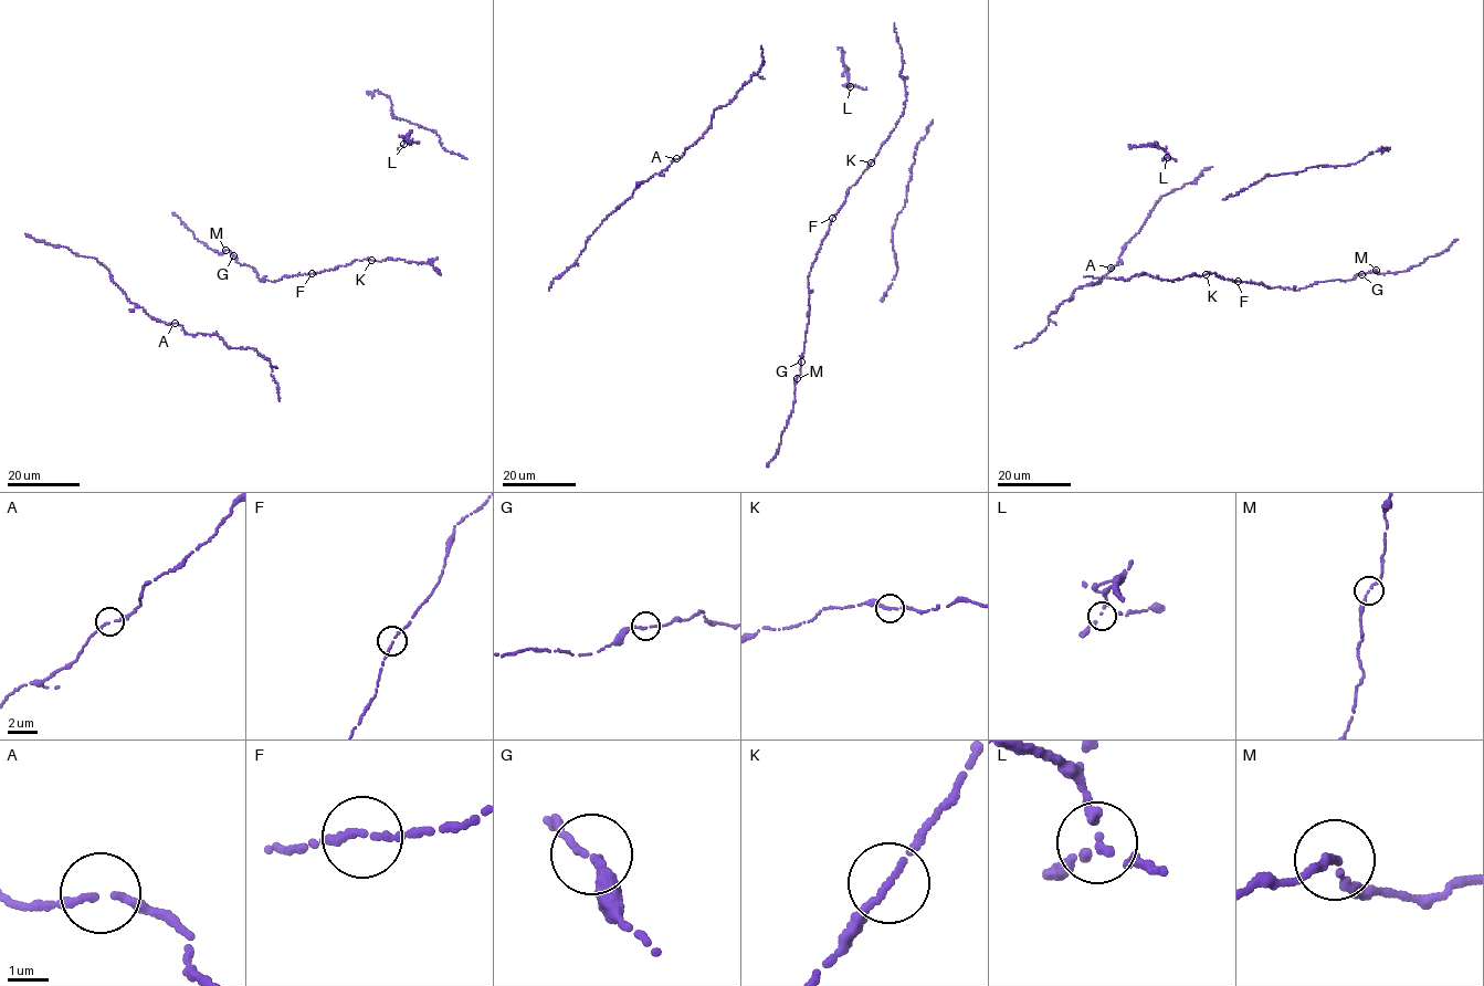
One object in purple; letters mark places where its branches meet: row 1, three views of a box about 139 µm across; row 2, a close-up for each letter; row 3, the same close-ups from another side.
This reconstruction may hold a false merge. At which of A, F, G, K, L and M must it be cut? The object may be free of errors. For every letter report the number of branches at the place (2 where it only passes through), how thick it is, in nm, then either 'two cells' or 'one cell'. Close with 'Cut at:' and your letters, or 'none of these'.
A: branches 2; calibre 180 nm; one cell
F: branches 2; calibre 180 nm; one cell
G: branches 2; calibre 170 nm; one cell
K: branches 2; calibre 170 nm; one cell
L: branches 2; calibre 190 nm; one cell
M: branches 2; calibre 170 nm; one cell
Cut at: none of these

